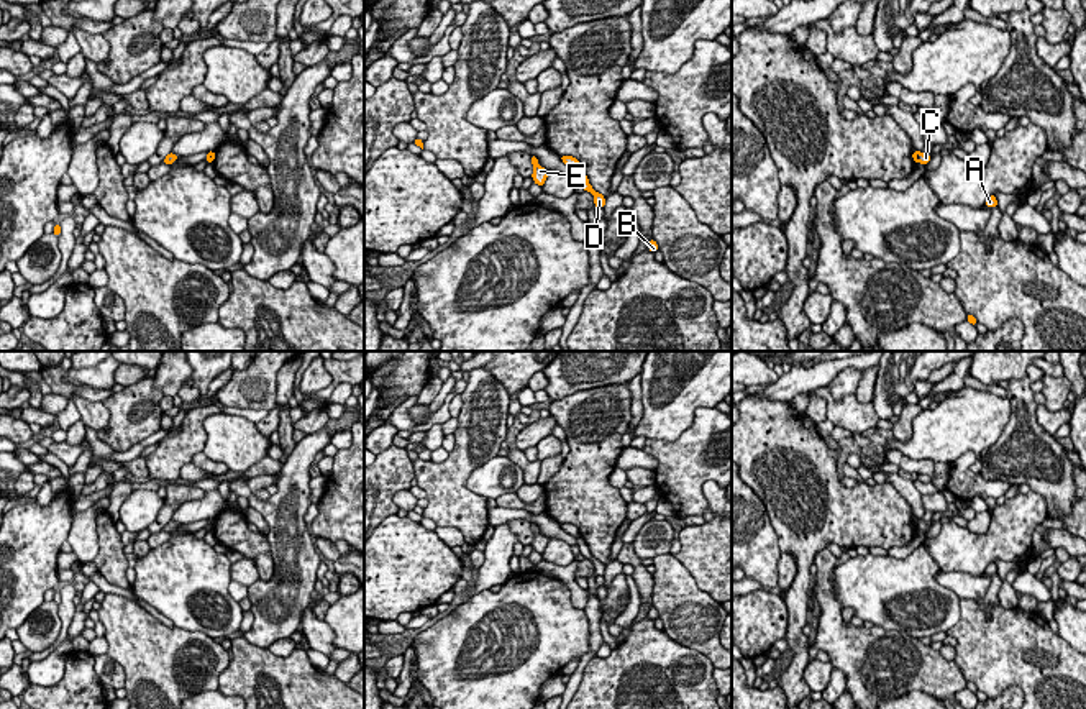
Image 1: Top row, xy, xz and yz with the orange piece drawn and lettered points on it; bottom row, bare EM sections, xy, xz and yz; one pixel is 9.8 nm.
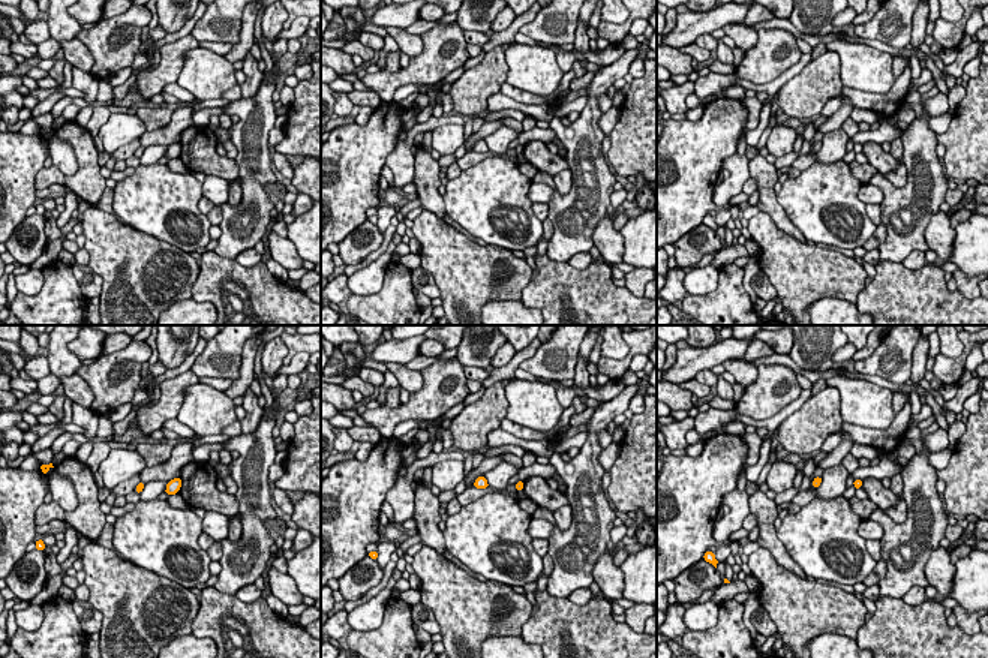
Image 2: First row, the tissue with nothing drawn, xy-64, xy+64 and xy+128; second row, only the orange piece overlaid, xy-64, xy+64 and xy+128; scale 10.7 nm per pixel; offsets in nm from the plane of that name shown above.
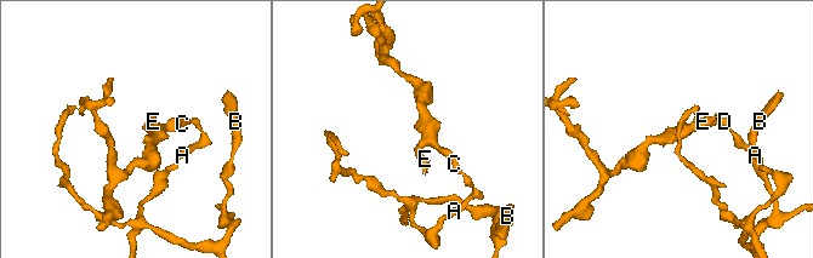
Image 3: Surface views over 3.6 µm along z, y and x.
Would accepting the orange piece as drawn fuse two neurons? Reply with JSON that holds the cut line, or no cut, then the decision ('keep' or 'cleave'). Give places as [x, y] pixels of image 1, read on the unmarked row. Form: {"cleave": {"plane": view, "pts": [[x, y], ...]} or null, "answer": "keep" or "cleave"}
{"cleave": {"plane": "xy", "pts": [[214, 519], [210, 529]]}, "answer": "cleave"}

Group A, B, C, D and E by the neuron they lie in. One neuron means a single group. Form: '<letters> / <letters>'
A B C D / E

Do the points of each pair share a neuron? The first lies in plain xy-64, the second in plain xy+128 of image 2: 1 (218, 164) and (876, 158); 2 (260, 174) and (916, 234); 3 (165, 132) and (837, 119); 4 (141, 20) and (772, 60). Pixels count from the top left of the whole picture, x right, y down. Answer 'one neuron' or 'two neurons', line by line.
1: one neuron
2: one neuron
3: two neurons
4: one neuron

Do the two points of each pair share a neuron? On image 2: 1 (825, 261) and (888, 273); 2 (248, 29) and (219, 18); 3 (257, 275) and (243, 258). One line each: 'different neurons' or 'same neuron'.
1: different neurons
2: different neurons
3: different neurons

